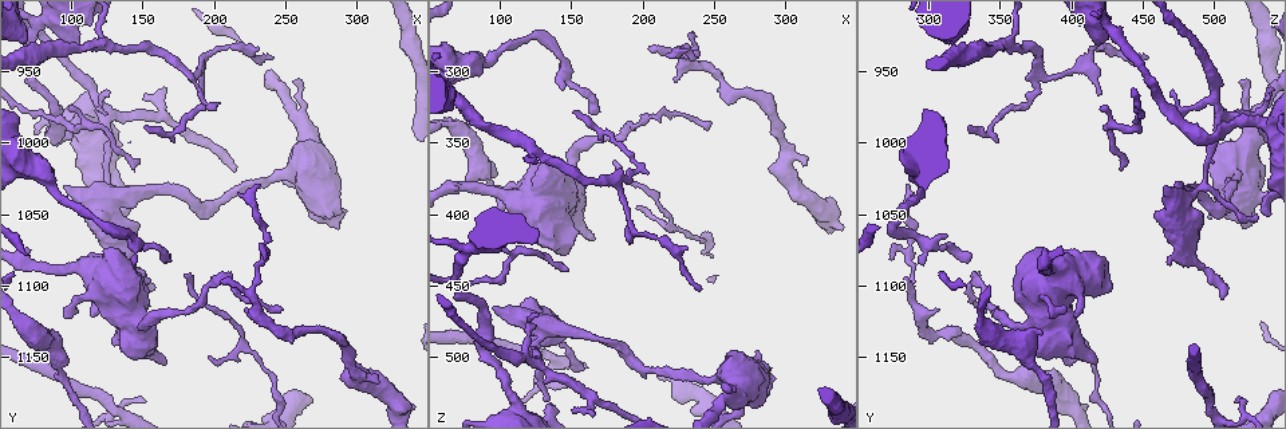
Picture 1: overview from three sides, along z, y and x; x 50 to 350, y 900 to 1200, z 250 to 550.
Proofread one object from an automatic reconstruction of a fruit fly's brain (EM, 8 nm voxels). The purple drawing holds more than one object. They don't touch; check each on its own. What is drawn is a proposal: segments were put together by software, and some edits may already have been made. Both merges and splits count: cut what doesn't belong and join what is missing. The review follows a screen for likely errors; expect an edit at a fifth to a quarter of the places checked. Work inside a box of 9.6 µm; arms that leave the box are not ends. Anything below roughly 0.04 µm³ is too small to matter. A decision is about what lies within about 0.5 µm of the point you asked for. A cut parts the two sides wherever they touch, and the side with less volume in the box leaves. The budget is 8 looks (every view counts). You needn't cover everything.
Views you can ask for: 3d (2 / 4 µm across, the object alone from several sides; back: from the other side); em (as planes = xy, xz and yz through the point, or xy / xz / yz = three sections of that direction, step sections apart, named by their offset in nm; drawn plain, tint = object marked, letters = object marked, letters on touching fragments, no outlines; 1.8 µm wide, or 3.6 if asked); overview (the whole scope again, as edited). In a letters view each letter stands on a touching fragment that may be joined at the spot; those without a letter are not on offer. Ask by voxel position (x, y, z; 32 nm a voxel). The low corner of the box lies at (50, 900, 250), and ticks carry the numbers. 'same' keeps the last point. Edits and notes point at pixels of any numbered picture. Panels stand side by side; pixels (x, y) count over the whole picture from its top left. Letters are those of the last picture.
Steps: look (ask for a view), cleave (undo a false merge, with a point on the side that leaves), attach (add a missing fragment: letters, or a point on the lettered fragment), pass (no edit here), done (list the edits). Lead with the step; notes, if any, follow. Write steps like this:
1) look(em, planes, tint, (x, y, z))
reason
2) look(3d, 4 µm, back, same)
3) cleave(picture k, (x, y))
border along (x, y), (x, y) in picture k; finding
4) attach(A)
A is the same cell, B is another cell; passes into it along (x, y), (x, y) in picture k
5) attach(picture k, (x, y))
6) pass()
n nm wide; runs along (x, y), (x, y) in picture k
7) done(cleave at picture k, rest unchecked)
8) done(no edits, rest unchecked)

look(em, planes, letters, (314, 1164, 368))
branch stops here

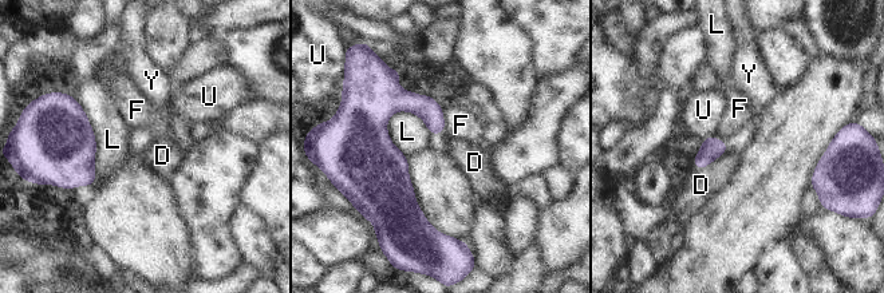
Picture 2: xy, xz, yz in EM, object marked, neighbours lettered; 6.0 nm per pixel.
attach(Y)
Y is the same cell, D, F, L and U are other cells; passes into it along (423, 106), (438, 133), (439, 142) in picture 2; it goes on there

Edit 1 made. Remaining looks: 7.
look(em, planes, letters, (244, 1118, 336))

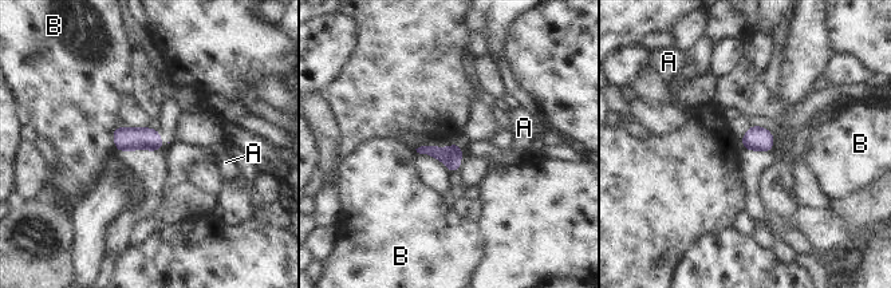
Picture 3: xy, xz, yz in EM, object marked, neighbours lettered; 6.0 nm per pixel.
pass()
130 nm wide; A and B are other cells; border along (113, 127), (111, 135), (115, 149) in picture 3; none of them fits

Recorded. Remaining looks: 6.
look(3d, 2 µm, (70, 936, 322))
two arms in line, one across

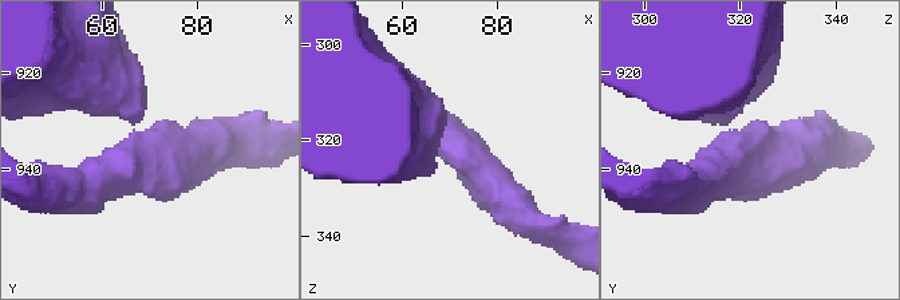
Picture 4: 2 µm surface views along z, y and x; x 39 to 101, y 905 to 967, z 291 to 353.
look(em, xy, step 16, letters, (69, 935, 320))
now the EM

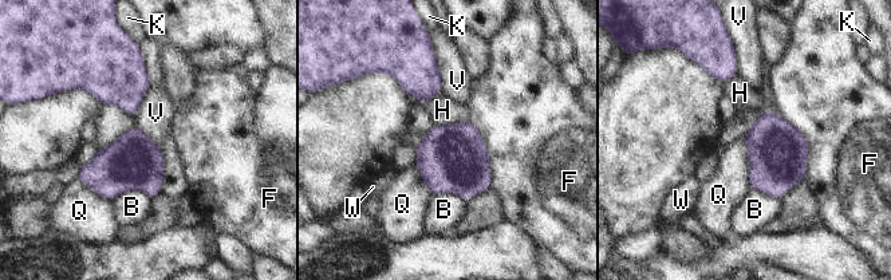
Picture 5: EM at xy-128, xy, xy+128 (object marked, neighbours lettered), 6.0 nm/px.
look(em, planes, letters, same)

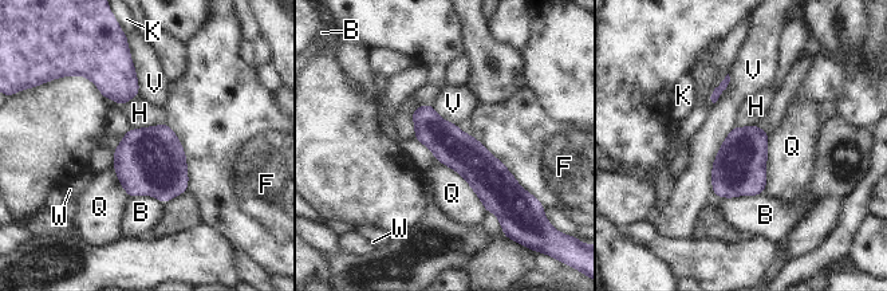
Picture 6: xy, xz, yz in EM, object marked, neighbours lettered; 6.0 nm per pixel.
pass()
B, F, H, K, Q, V and W are other cells; runs along (417, 111), (495, 184), (513, 184) in picture 6; all the same neuron

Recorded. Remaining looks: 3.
done(attach at picture 2, rest unchecked)

